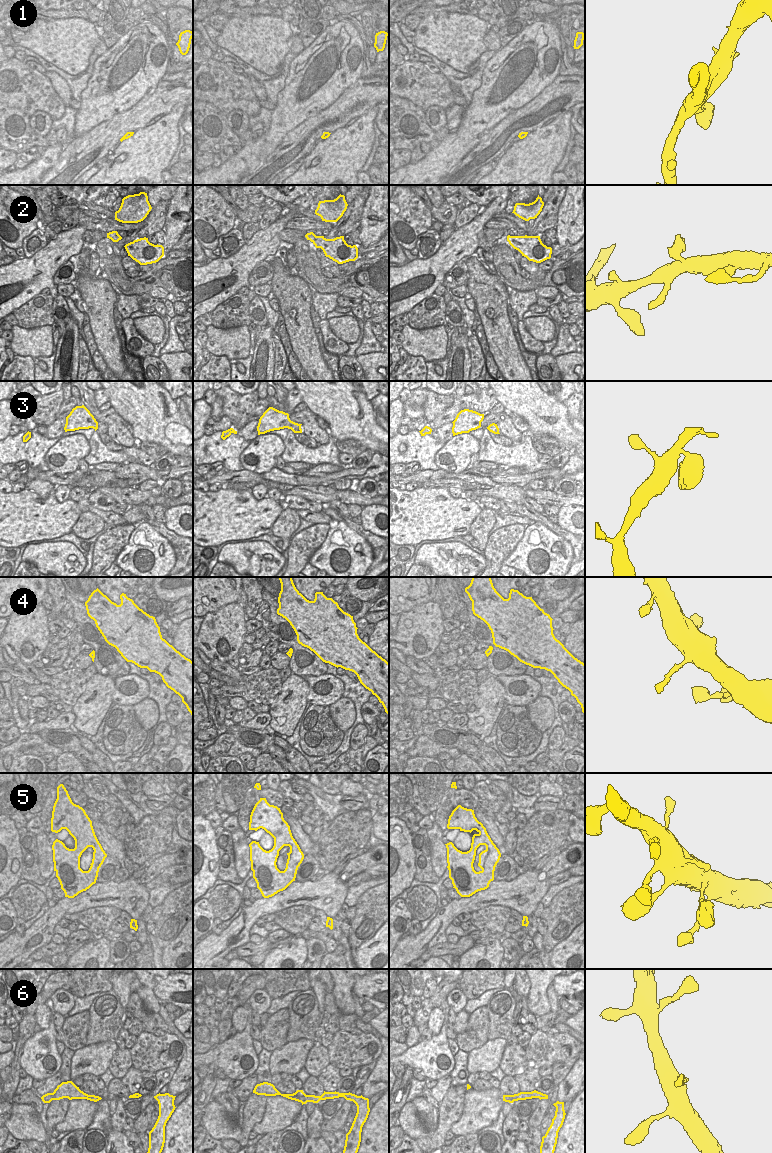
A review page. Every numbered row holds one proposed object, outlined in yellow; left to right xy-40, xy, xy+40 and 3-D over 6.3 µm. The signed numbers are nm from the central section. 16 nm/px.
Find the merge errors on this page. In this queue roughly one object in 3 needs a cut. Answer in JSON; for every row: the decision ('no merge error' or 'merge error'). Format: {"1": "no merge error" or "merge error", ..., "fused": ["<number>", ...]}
{"1": "no merge error", "2": "no merge error", "3": "no merge error", "4": "no merge error", "5": "no merge error", "6": "no merge error", "fused": []}

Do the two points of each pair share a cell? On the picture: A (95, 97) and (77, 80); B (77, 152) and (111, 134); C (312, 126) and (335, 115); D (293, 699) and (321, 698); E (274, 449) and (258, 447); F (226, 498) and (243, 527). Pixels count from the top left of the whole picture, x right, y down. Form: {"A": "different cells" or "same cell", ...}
{"A": "different cells", "B": "same cell", "C": "same cell", "D": "different cells", "E": "same cell", "F": "same cell"}

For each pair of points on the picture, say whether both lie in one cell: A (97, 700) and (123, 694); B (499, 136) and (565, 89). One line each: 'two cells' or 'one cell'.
A: two cells
B: one cell

